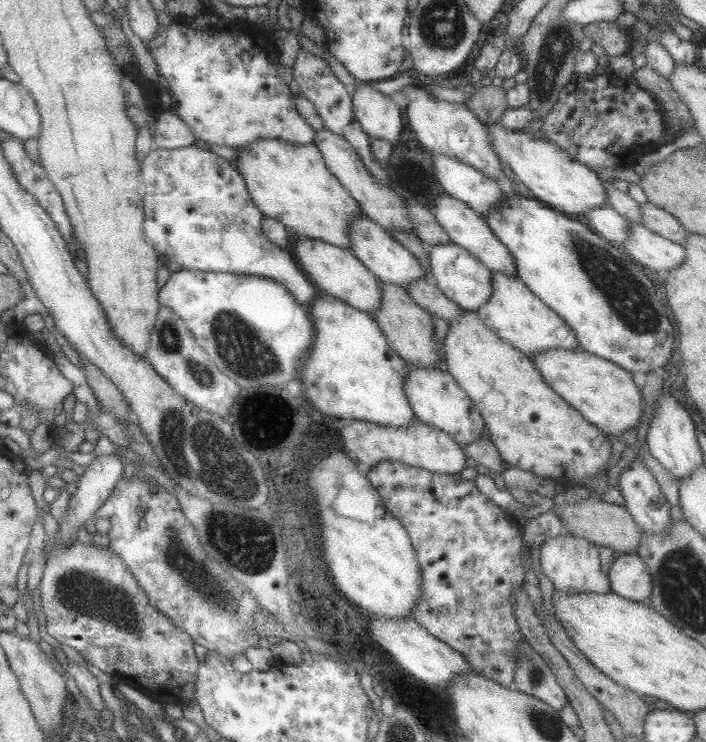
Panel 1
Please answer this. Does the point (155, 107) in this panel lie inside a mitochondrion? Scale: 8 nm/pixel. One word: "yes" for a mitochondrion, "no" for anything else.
no

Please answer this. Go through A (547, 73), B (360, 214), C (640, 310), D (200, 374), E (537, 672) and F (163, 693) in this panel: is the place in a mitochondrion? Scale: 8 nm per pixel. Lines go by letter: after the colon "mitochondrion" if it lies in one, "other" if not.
A: mitochondrion
B: other
C: mitochondrion
D: mitochondrion
E: mitochondrion
F: other

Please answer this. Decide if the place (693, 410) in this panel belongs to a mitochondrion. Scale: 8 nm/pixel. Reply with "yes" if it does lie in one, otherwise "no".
no

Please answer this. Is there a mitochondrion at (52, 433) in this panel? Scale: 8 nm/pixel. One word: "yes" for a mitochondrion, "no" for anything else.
no

